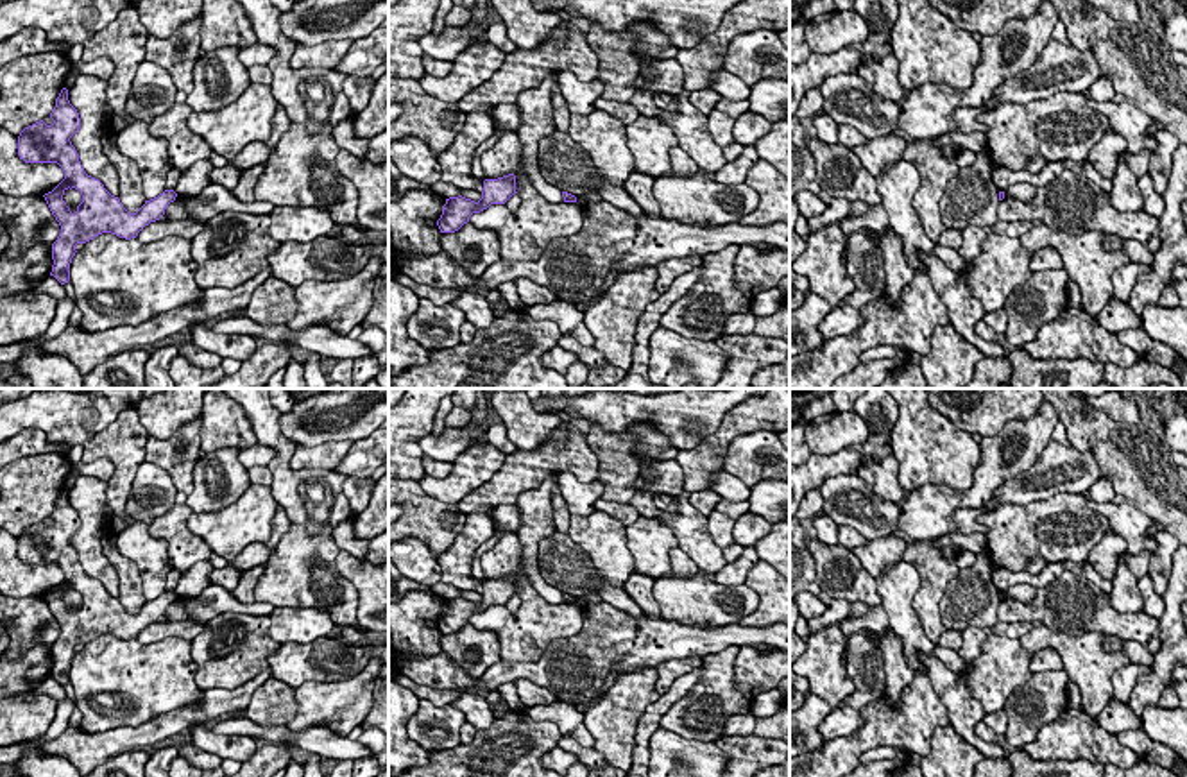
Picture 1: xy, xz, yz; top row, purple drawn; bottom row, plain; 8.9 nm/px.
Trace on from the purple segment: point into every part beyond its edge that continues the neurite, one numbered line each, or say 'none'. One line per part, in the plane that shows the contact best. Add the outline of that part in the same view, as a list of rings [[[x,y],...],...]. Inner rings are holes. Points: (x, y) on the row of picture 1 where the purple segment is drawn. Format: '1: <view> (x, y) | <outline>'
none

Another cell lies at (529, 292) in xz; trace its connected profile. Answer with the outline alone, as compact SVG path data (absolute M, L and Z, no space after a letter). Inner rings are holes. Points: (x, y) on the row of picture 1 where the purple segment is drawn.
M516 278L514 279L516 290L519 299L526 304L550 304L553 301L559 301L557 295L548 290L546 286L541 286L539 283L534 283L528 278Z

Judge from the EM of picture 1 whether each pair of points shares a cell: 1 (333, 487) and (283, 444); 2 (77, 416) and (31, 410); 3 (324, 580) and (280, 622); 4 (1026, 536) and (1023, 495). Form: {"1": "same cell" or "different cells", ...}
{"1": "same cell", "2": "same cell", "3": "different cells", "4": "different cells"}

